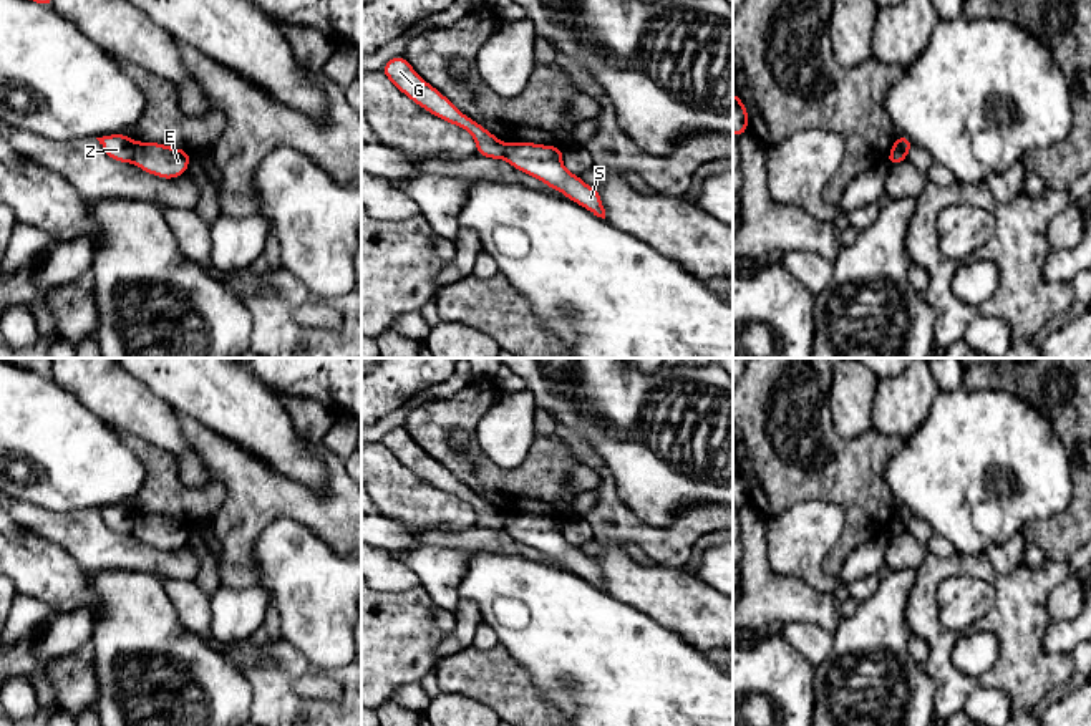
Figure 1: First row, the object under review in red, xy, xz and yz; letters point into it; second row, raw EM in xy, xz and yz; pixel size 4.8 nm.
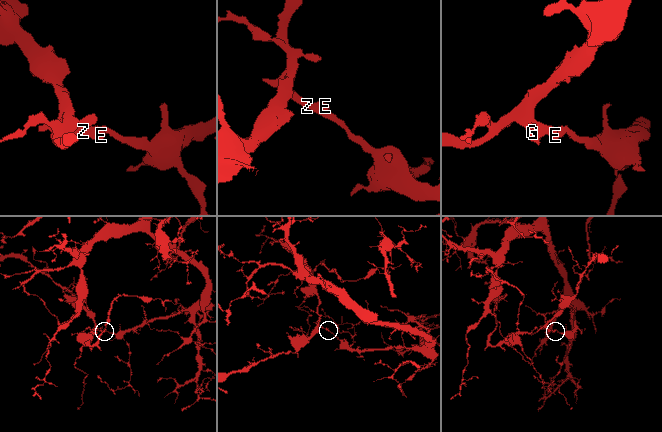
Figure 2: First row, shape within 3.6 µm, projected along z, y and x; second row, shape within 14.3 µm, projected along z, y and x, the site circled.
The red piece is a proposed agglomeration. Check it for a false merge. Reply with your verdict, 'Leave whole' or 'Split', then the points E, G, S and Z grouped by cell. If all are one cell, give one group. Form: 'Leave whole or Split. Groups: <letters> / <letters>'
Split. Groups: E S / G Z

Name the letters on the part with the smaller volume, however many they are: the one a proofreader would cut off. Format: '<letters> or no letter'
G, Z

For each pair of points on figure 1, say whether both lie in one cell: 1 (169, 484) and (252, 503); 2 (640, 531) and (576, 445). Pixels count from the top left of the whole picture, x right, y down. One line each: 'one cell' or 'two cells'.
1: two cells
2: one cell

